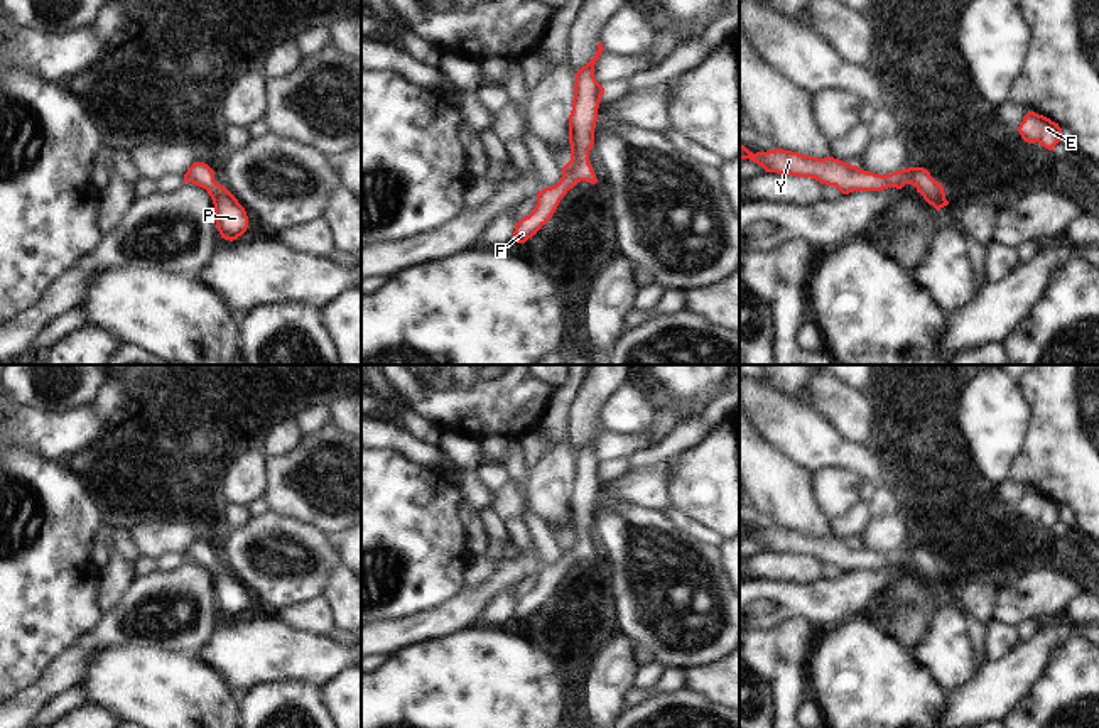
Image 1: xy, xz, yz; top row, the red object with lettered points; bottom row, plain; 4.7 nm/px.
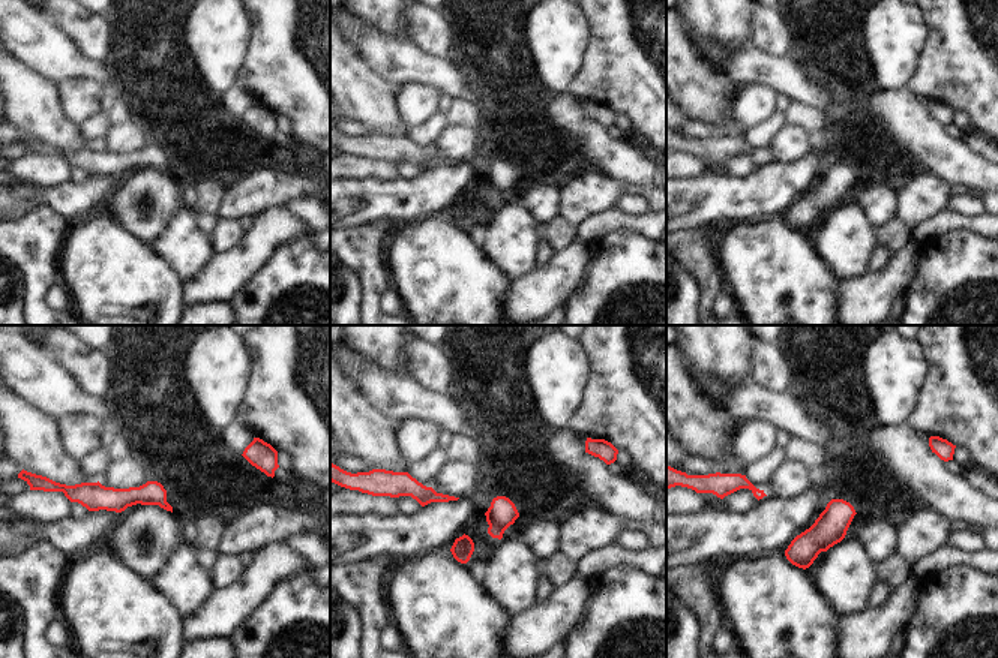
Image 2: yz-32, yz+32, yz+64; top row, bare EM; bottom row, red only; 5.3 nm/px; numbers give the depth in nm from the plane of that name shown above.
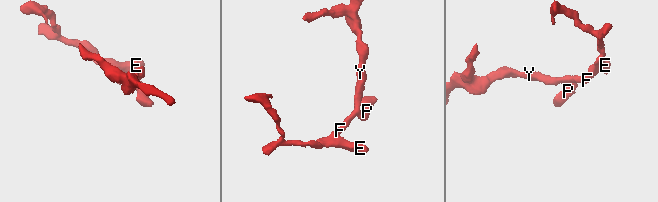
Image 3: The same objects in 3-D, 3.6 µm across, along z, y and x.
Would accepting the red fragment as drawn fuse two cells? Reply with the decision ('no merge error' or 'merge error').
no merge error

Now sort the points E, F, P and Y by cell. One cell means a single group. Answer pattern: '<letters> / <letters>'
E F P Y

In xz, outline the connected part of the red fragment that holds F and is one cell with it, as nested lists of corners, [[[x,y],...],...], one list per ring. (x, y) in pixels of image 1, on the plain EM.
[[[599,419],[594,436],[576,451],[572,490],[569,493],[571,539],[562,546],[562,556],[555,564],[539,569],[533,589],[515,603],[512,620],[525,622],[532,617],[552,596],[560,578],[577,561],[598,561],[589,541],[589,529],[594,524],[598,486],[604,473],[604,466],[594,456],[594,443],[603,429]]]

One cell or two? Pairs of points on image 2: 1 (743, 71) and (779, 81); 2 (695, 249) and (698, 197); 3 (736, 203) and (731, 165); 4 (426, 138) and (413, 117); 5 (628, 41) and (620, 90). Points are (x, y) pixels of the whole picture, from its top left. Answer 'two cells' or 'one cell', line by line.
1: one cell
2: two cells
3: two cells
4: two cells
5: one cell

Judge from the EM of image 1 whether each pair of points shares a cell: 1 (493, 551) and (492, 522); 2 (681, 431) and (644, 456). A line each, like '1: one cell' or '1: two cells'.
1: one cell
2: one cell

